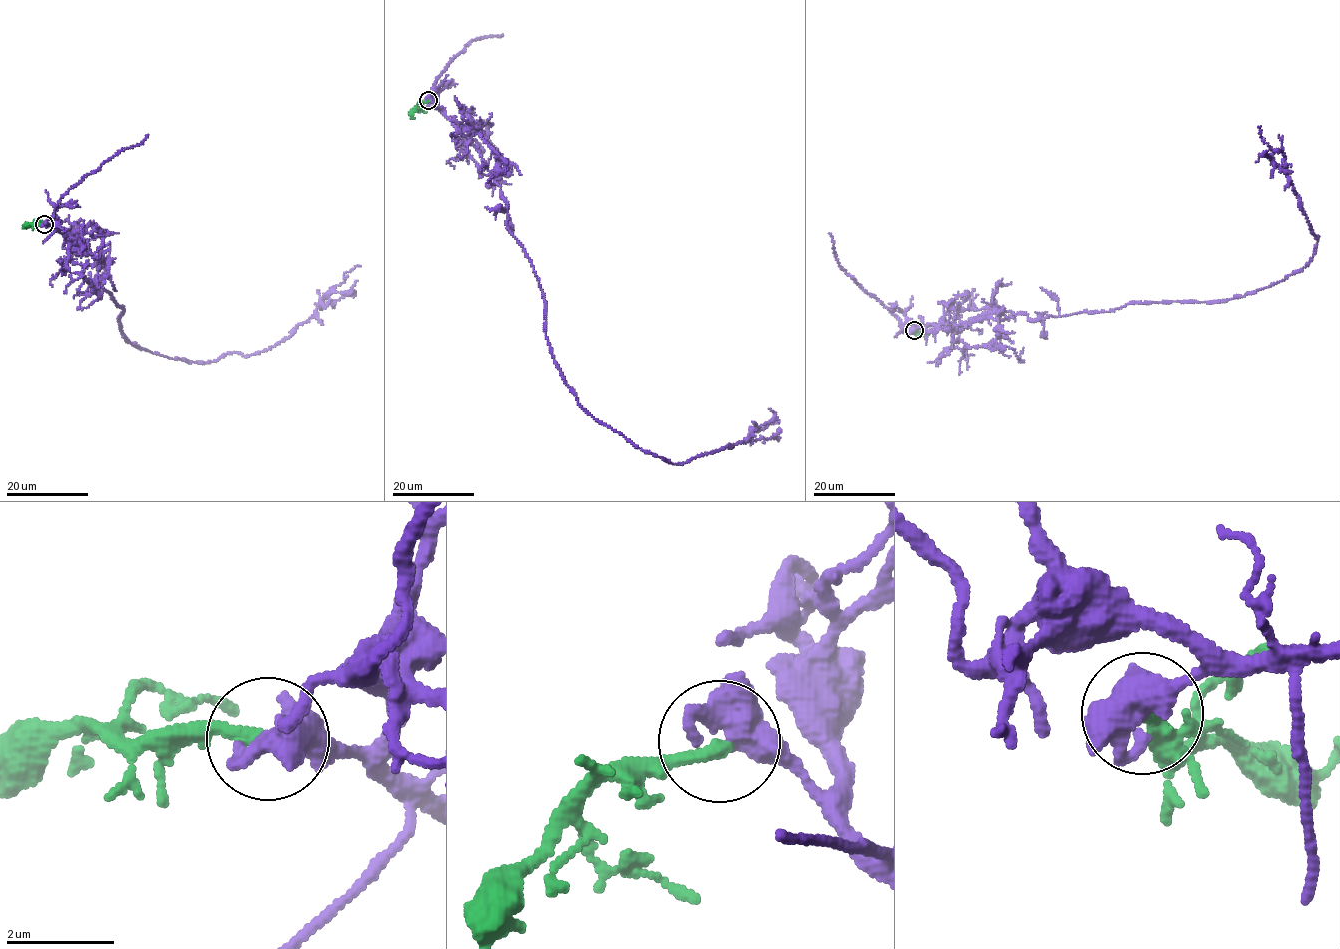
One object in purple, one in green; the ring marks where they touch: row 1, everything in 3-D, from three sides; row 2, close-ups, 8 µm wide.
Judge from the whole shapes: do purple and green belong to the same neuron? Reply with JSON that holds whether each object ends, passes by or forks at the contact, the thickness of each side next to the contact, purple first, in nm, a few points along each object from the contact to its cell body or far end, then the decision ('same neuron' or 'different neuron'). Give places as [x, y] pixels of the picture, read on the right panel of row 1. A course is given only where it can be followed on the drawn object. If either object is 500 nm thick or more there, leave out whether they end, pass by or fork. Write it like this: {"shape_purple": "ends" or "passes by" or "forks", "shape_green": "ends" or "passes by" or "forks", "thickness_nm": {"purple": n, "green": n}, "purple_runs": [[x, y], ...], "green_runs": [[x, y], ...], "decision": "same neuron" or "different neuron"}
{"thickness_nm": {"purple": 600, "green": 280}, "purple_runs": [[913, 330], [956, 332], [1009, 311], [1044, 319], [1227, 300], [1299, 270], [1319, 237], [1260, 125]], "green_runs": [[913, 330], [930, 333]], "decision": "different neuron"}

